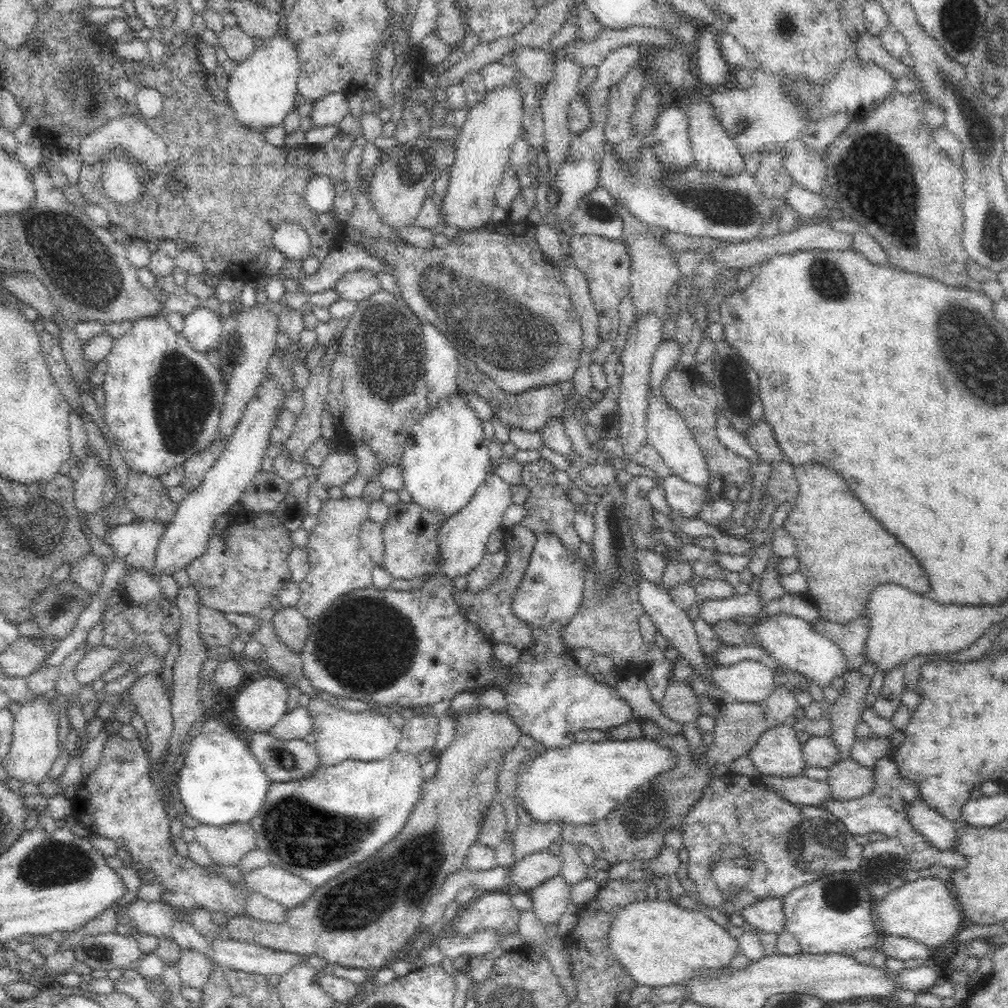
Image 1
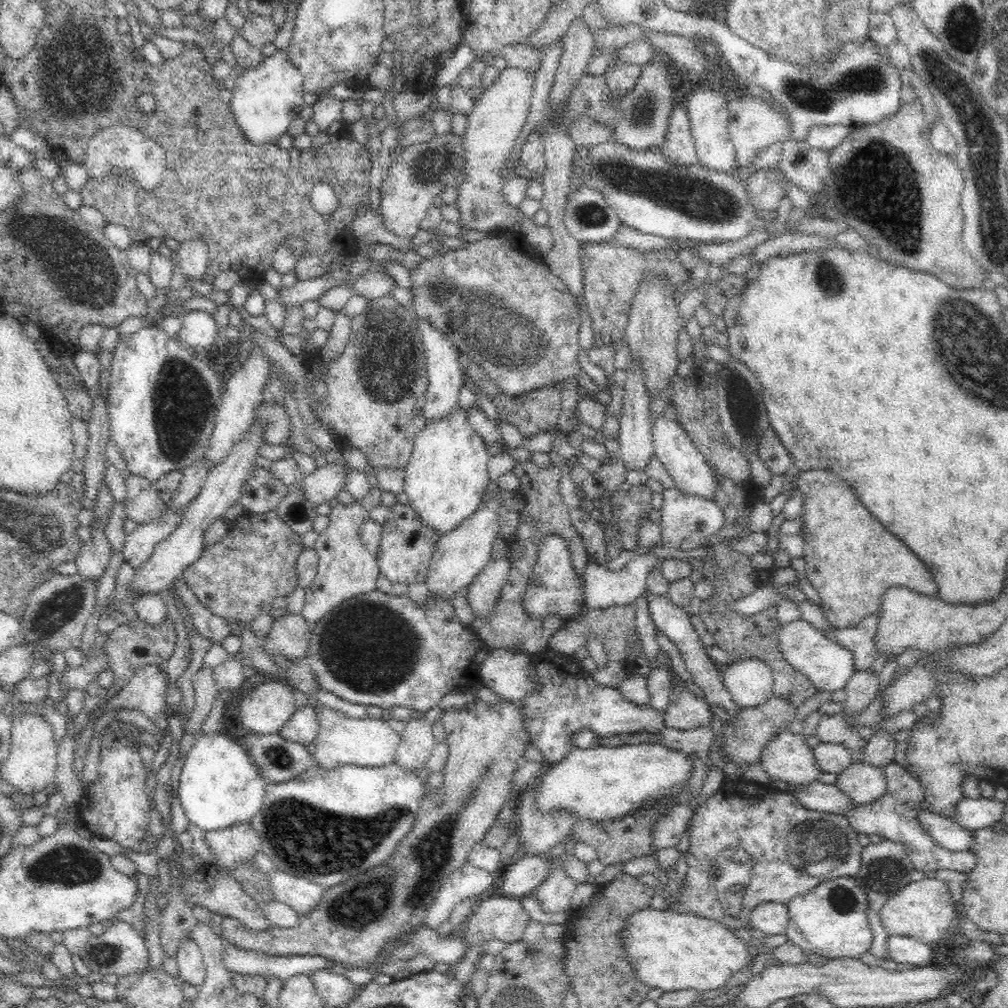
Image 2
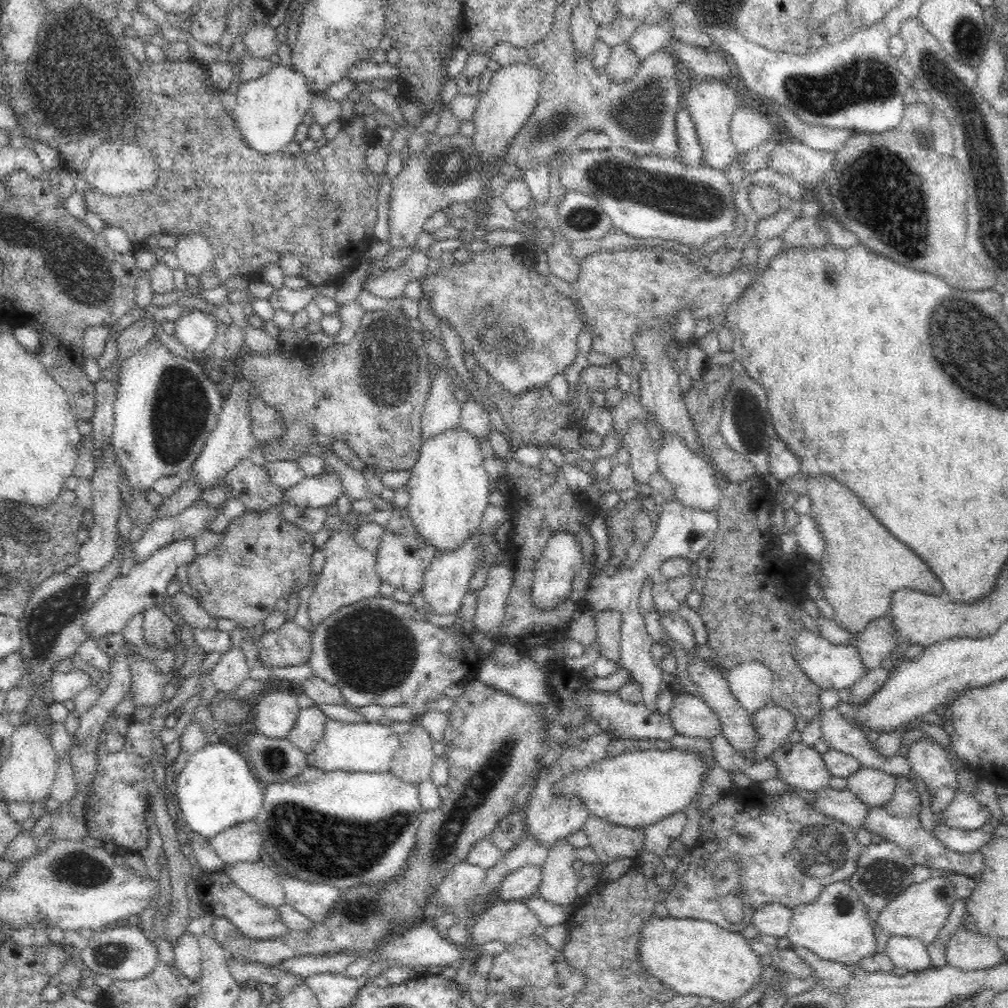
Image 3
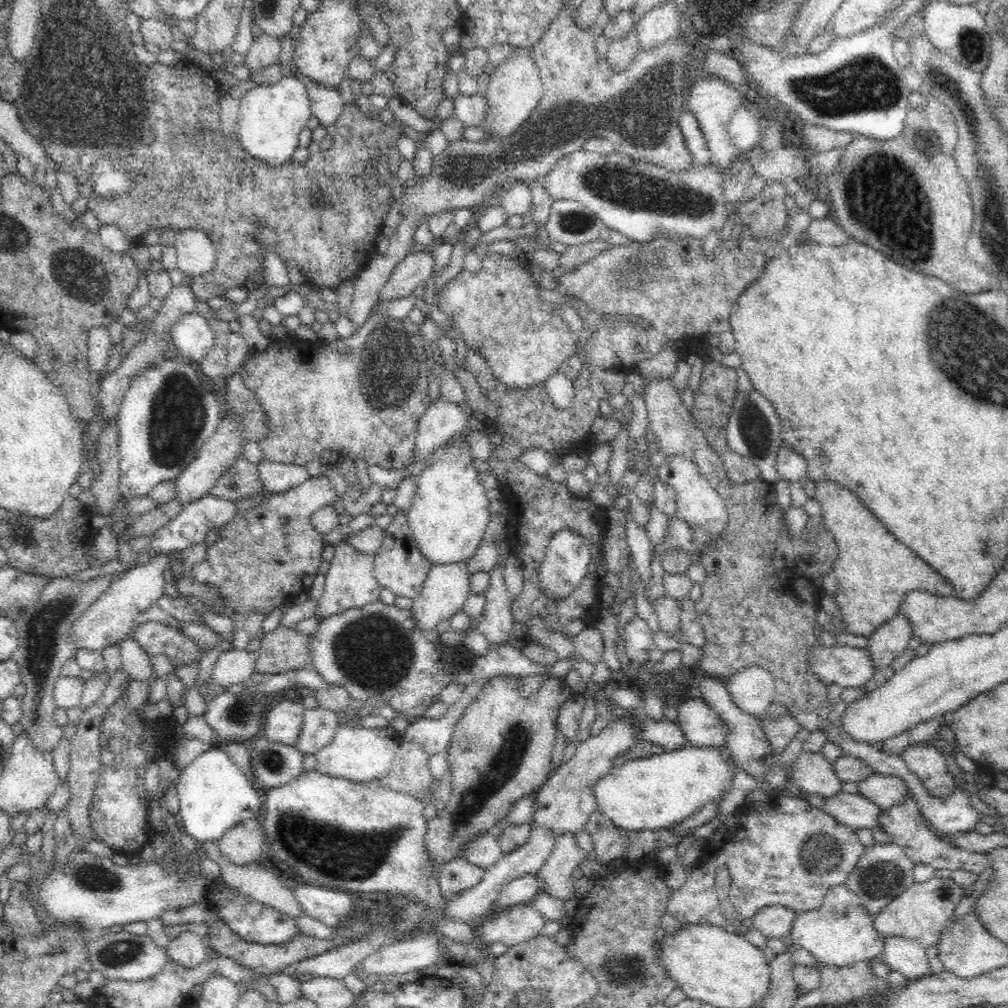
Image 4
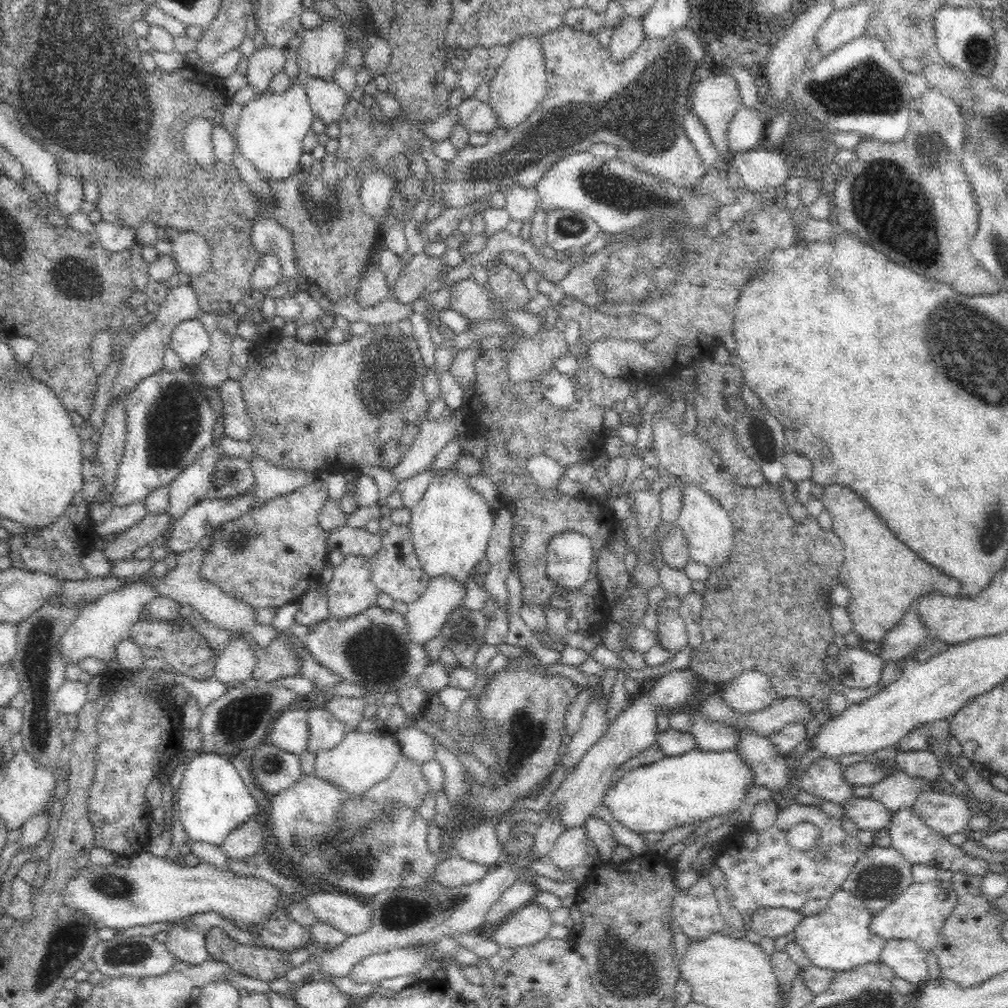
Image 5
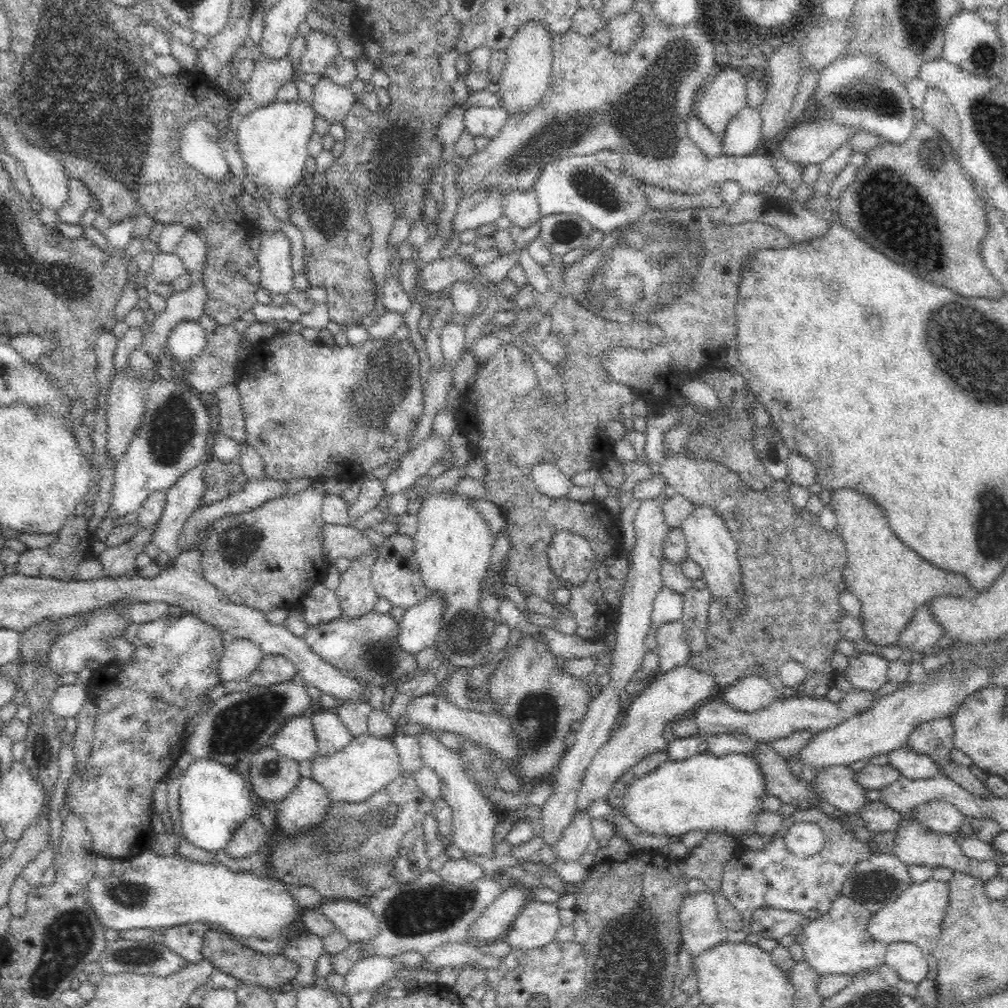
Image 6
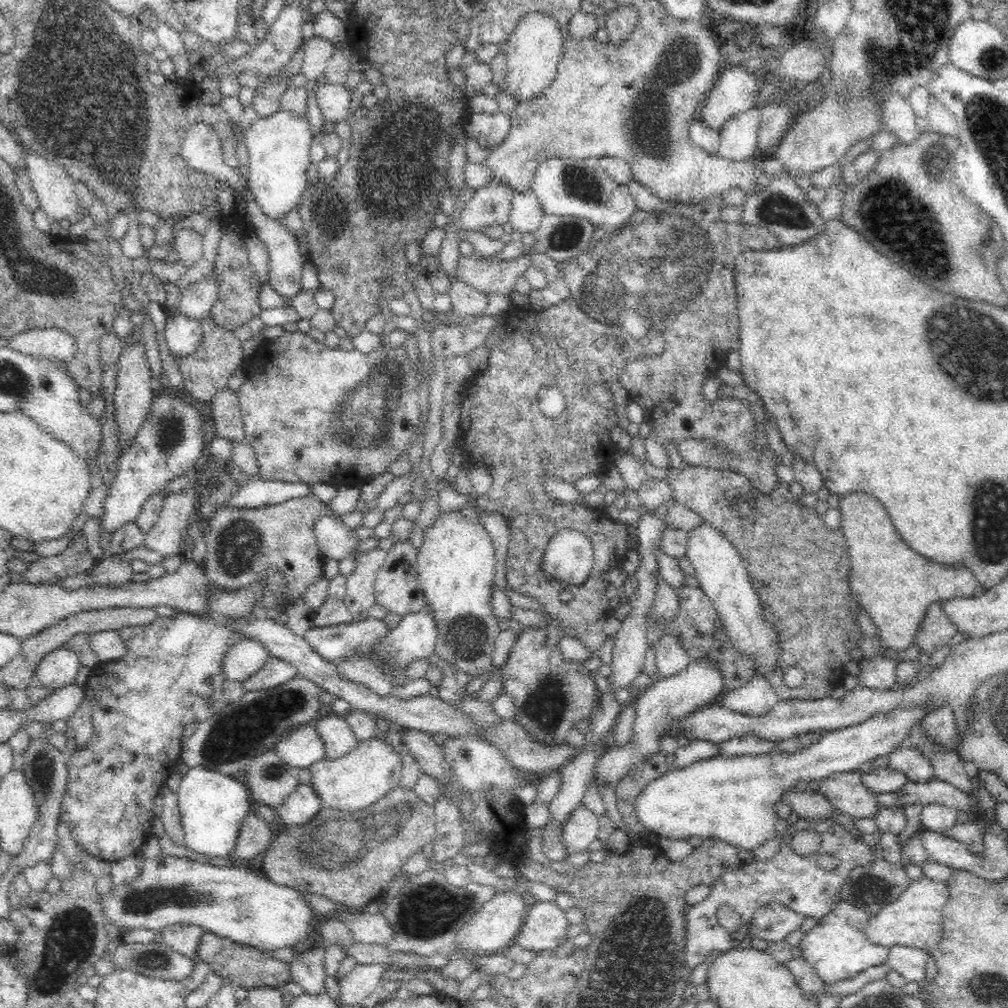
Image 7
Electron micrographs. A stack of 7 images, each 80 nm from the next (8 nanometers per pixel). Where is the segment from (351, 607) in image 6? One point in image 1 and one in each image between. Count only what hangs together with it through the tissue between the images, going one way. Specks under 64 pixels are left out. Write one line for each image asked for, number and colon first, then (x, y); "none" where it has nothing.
1: (339, 565)
2: (346, 570)
3: (349, 577)
4: (350, 585)
5: (351, 591)

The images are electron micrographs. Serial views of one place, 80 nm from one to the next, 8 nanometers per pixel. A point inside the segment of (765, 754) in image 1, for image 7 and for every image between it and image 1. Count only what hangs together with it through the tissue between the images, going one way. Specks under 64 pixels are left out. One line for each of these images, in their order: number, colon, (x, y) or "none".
2: (787, 757)
3: (803, 768)
4: (813, 773)
5: (826, 779)
6: (838, 786)
7: (847, 793)

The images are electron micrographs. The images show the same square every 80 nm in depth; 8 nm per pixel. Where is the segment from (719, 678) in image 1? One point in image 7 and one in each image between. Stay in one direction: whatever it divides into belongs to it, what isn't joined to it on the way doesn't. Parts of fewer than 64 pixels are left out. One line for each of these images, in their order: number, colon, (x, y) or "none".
2: (750, 683)
3: (752, 684)
4: (752, 689)
5: (752, 691)
6: (753, 694)
7: (755, 699)

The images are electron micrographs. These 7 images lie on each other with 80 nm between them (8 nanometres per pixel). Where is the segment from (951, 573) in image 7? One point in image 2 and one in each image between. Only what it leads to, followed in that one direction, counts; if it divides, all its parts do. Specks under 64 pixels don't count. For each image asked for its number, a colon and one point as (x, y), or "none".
2: (851, 560)
3: (864, 565)
4: (875, 572)
5: (886, 578)
6: (891, 582)

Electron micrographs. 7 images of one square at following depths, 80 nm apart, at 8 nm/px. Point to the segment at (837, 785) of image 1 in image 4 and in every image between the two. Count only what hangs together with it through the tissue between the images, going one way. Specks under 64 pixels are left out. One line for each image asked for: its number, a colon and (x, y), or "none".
2: (865, 784)
3: (874, 788)
4: (885, 792)

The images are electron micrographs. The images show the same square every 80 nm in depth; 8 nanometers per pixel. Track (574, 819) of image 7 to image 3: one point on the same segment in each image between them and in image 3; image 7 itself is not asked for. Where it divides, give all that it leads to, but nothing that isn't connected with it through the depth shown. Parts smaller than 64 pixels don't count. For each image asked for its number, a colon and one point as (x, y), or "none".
3: (558, 883)
4: (555, 875)
5: (570, 850)
6: (575, 838)

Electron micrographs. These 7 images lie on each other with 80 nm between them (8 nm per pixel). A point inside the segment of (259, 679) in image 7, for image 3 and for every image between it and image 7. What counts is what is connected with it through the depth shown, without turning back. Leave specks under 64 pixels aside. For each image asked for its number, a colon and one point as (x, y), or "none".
3: (290, 645)
4: (284, 651)
5: (277, 662)
6: (274, 670)

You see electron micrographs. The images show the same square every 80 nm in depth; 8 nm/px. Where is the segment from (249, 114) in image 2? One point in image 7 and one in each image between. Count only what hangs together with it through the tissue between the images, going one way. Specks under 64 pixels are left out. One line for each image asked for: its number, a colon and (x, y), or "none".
3: (270, 110)
4: (271, 118)
5: (271, 131)
6: (273, 141)
7: (278, 147)

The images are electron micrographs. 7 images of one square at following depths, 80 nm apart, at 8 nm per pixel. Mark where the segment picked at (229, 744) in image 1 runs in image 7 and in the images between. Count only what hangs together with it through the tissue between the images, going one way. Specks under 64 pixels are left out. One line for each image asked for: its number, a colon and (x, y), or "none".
2: (219, 786)
3: (215, 793)
4: (214, 795)
5: (212, 800)
6: (214, 801)
7: (212, 806)

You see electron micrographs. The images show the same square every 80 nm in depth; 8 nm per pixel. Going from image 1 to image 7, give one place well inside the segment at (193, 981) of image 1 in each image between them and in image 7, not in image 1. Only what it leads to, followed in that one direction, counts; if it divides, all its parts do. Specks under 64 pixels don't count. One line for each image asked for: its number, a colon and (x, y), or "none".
2: (189, 961)
3: (186, 950)
4: (188, 948)
5: (186, 942)
6: (186, 940)
7: (182, 938)

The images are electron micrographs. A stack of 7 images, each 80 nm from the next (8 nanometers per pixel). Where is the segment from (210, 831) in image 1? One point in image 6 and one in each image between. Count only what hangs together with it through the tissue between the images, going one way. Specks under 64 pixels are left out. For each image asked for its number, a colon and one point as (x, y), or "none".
2: (238, 844)
3: (242, 843)
4: (241, 845)
5: (244, 841)
6: (251, 836)

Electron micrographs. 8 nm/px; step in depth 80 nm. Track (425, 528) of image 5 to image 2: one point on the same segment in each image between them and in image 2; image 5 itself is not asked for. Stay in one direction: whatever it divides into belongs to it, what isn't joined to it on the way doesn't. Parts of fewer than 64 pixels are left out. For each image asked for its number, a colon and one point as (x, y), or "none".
2: (446, 479)
3: (448, 487)
4: (449, 516)

